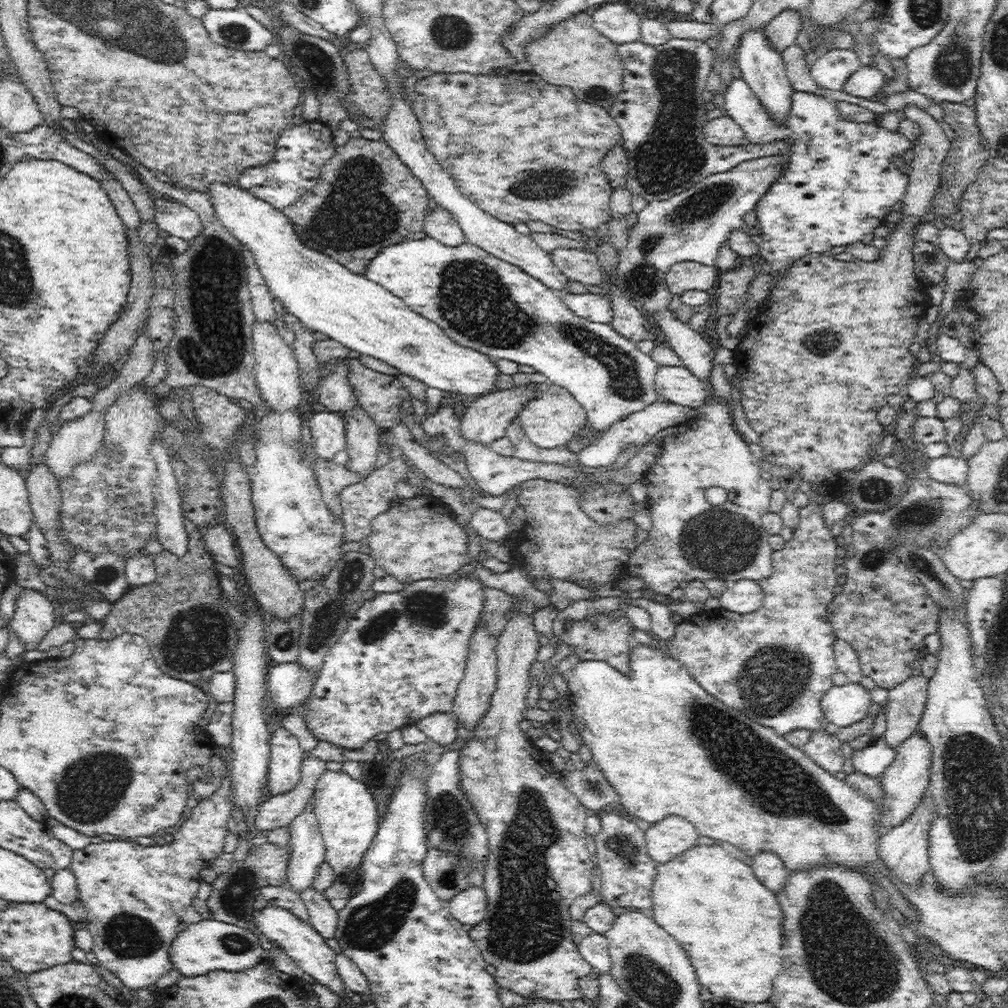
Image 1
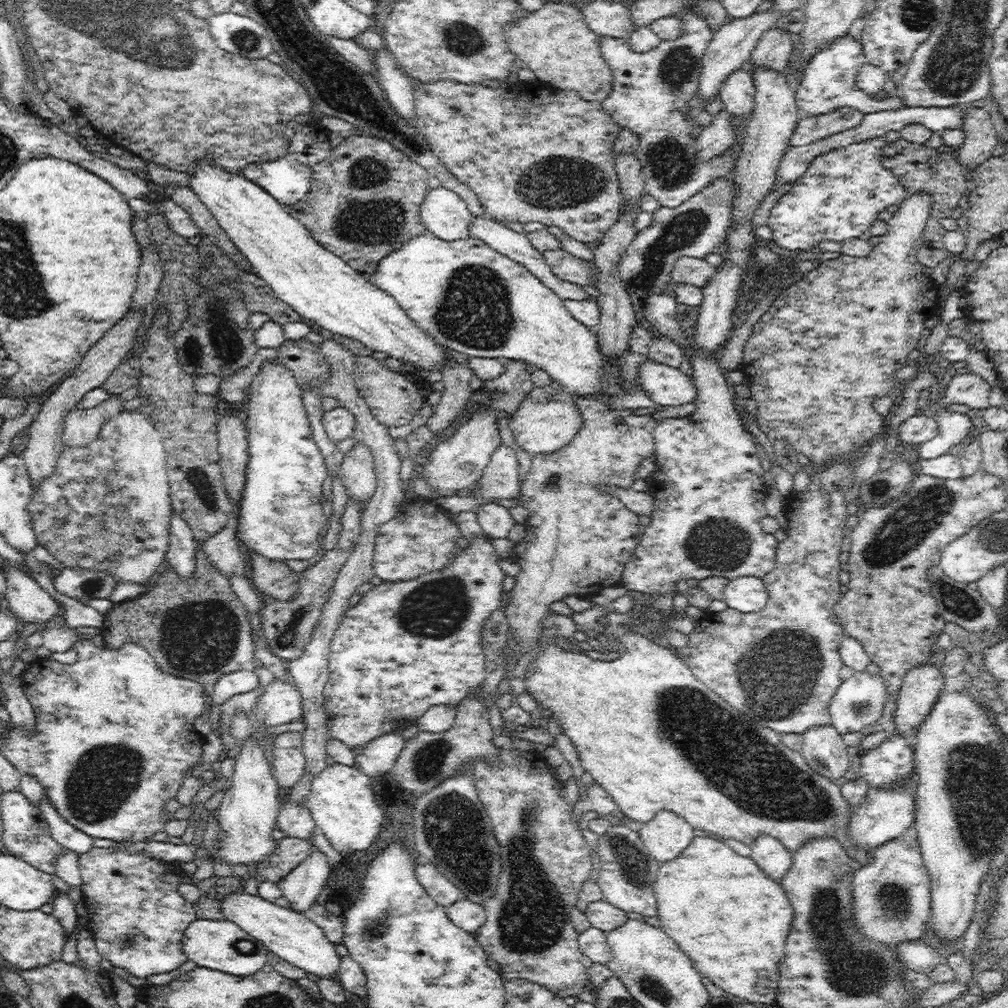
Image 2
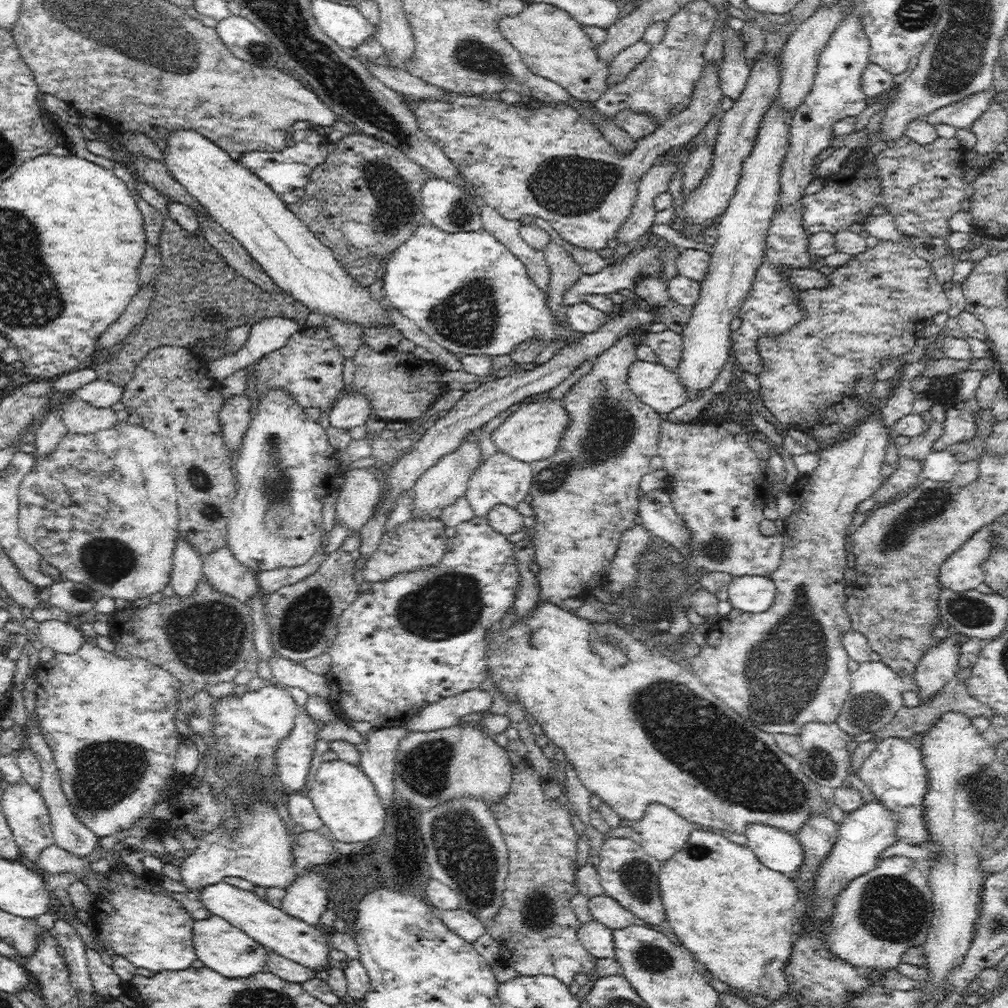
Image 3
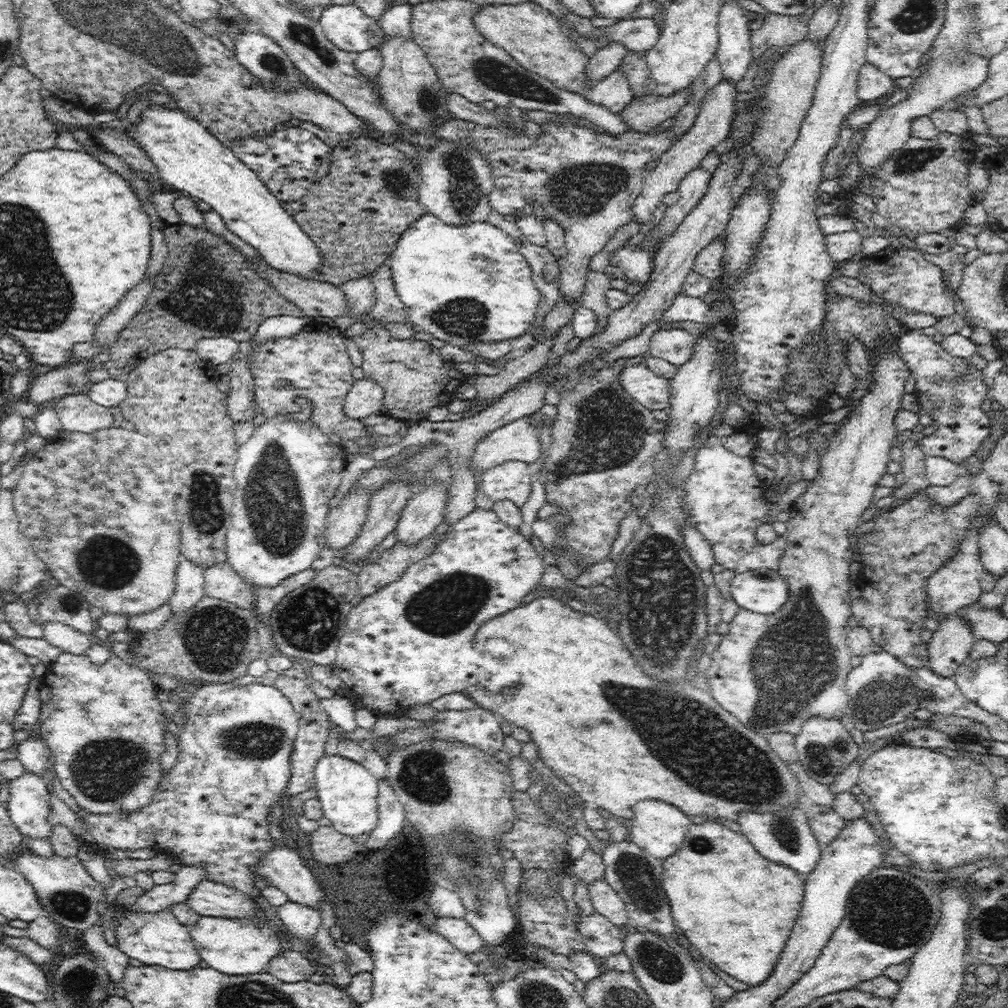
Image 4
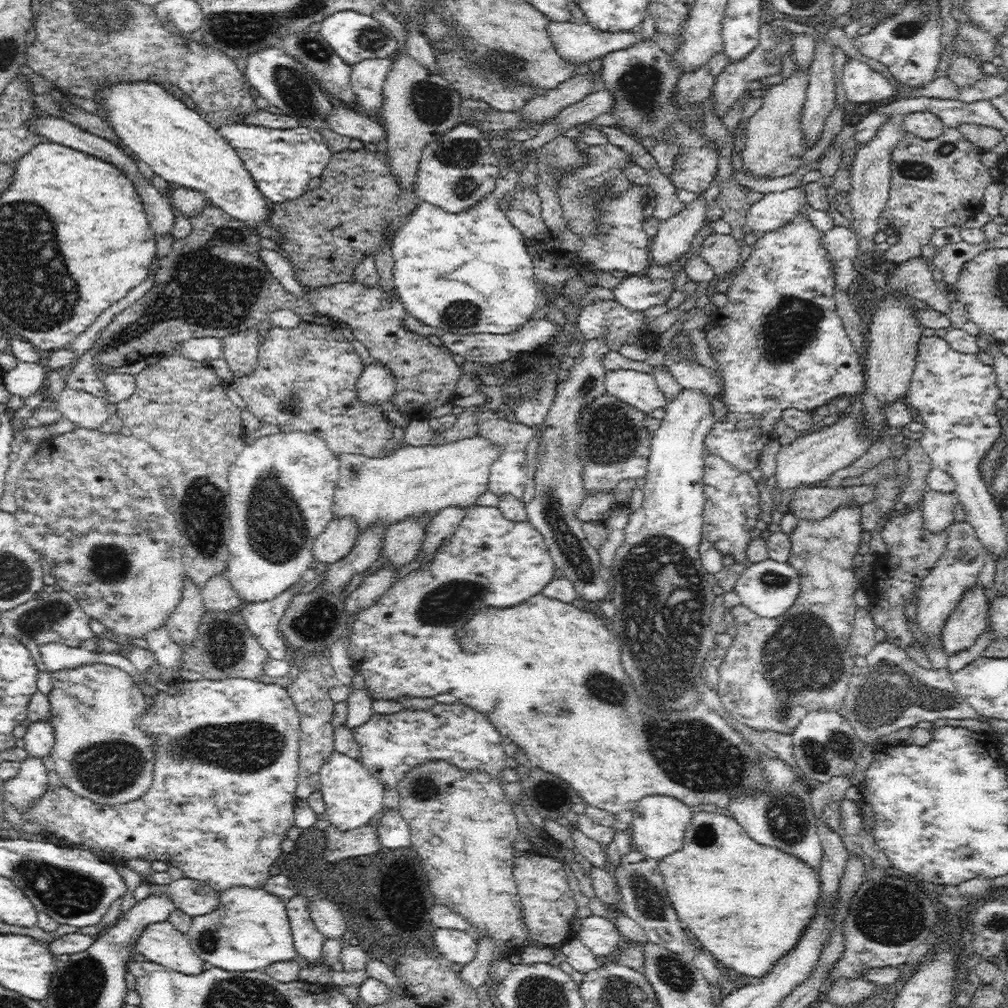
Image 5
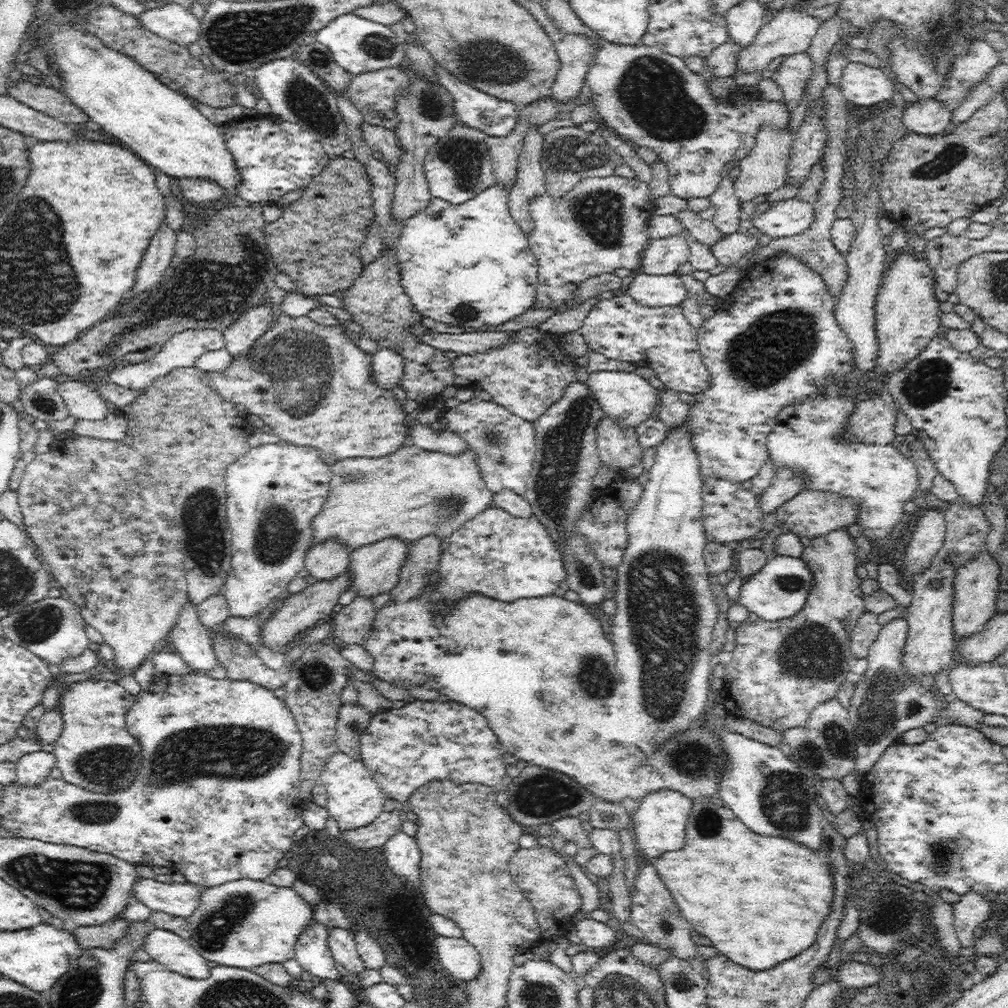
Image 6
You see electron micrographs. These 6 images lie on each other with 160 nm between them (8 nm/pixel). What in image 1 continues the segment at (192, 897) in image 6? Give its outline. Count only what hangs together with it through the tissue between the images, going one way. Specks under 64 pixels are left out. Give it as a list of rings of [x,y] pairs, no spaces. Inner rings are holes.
[[[268,905],[253,913],[255,927],[259,934],[263,934],[271,941],[275,940],[278,946],[282,947],[288,956],[302,968],[303,973],[307,973],[321,985],[328,986],[336,995],[343,996],[345,984],[337,972],[335,964],[337,954],[310,922],[296,917],[291,910],[280,908],[280,906]]]

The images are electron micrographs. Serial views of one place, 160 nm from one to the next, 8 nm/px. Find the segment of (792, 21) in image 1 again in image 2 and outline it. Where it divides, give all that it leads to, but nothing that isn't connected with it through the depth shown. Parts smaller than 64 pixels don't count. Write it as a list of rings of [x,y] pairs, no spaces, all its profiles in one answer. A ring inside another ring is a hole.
[[[778,27],[770,28],[762,34],[756,48],[751,52],[753,74],[759,67],[783,72],[788,65],[793,50],[791,33]]]

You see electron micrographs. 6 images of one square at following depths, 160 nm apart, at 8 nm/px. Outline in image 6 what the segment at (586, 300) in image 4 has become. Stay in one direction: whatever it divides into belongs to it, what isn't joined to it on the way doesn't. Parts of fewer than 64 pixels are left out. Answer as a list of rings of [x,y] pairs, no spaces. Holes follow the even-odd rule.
[[[586,382],[571,383],[562,398],[533,423],[536,452],[524,495],[532,507],[532,514],[548,529],[548,535],[552,535],[562,553],[569,589],[577,592],[580,602],[586,606],[606,600],[603,566],[595,557],[591,544],[575,534],[575,522],[587,502],[592,500],[594,476],[601,467],[596,431],[604,418],[602,407]]]

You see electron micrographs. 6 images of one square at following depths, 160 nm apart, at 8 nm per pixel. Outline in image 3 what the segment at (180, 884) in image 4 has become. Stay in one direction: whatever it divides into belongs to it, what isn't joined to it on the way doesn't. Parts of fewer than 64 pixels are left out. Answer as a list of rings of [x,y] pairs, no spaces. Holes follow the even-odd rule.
[[[259,796],[247,811],[234,805],[240,822],[236,831],[218,826],[213,832],[202,835],[199,846],[191,856],[181,864],[179,880],[189,891],[200,891],[206,886],[223,881],[223,878],[240,877],[252,882],[256,887],[278,887],[288,889],[299,870],[294,865],[293,848],[289,832],[277,813],[277,809],[268,801],[268,797]]]

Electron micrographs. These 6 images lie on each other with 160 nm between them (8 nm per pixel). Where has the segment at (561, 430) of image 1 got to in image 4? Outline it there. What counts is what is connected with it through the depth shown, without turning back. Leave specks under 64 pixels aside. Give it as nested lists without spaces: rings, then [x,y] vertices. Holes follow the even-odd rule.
[[[556,401],[554,404],[545,404],[545,406],[534,415],[520,418],[515,422],[502,426],[488,433],[478,444],[474,451],[473,457],[469,462],[469,466],[475,471],[484,471],[492,467],[498,466],[506,461],[522,461],[530,464],[541,455],[541,444],[538,440],[536,428],[540,422],[551,424],[556,422],[558,410]]]

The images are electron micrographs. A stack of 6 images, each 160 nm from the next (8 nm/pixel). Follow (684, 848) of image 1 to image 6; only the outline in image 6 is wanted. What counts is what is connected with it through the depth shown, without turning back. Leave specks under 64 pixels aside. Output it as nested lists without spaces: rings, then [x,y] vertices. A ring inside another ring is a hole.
[[[670,789],[649,793],[640,800],[638,808],[631,816],[631,832],[642,858],[655,861],[665,853],[681,850],[685,845],[692,805],[692,799],[688,796]]]

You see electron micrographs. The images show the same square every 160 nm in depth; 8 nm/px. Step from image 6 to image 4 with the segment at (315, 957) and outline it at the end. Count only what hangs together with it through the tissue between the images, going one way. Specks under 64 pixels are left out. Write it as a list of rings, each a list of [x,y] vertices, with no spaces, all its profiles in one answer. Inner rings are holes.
[[[286,902],[277,909],[286,930],[300,940],[313,941],[320,928],[320,911],[296,902]]]

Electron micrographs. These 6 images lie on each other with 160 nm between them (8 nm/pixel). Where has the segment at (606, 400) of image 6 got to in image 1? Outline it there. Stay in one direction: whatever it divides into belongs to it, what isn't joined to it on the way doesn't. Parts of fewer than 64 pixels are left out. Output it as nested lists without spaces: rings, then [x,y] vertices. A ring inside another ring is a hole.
[[[662,366],[656,374],[654,389],[659,398],[666,398],[675,404],[688,406],[690,409],[698,409],[704,406],[708,397],[714,396],[710,381],[698,379],[686,366]]]

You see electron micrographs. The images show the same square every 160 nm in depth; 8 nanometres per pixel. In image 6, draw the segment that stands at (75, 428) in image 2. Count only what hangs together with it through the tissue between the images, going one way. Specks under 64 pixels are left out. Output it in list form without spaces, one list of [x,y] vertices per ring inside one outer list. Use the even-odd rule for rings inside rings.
[[[68,380],[59,384],[58,391],[66,404],[69,415],[77,420],[100,420],[109,413],[104,398],[87,381],[82,384],[82,382]]]

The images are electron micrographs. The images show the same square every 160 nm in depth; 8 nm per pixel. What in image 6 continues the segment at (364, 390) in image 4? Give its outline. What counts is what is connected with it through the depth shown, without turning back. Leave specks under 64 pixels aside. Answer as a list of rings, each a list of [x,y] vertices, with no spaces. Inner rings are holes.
[[[380,348],[372,356],[373,378],[383,390],[392,390],[401,382],[405,361],[396,350]]]

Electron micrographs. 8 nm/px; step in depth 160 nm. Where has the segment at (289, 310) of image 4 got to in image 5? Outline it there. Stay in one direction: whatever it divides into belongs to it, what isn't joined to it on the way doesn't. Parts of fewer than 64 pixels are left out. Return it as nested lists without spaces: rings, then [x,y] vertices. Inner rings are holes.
[[[212,204],[206,205],[202,211],[187,219],[193,226],[192,232],[186,238],[174,239],[172,251],[157,262],[159,269],[152,279],[152,288],[117,314],[94,342],[96,363],[100,363],[101,368],[104,366],[104,371],[147,358],[155,359],[178,353],[180,344],[188,342],[189,338],[223,338],[252,327],[265,327],[275,310],[289,308],[298,316],[317,313],[310,301],[290,294],[272,276],[266,263],[260,259],[261,238],[252,226],[236,220]]]

